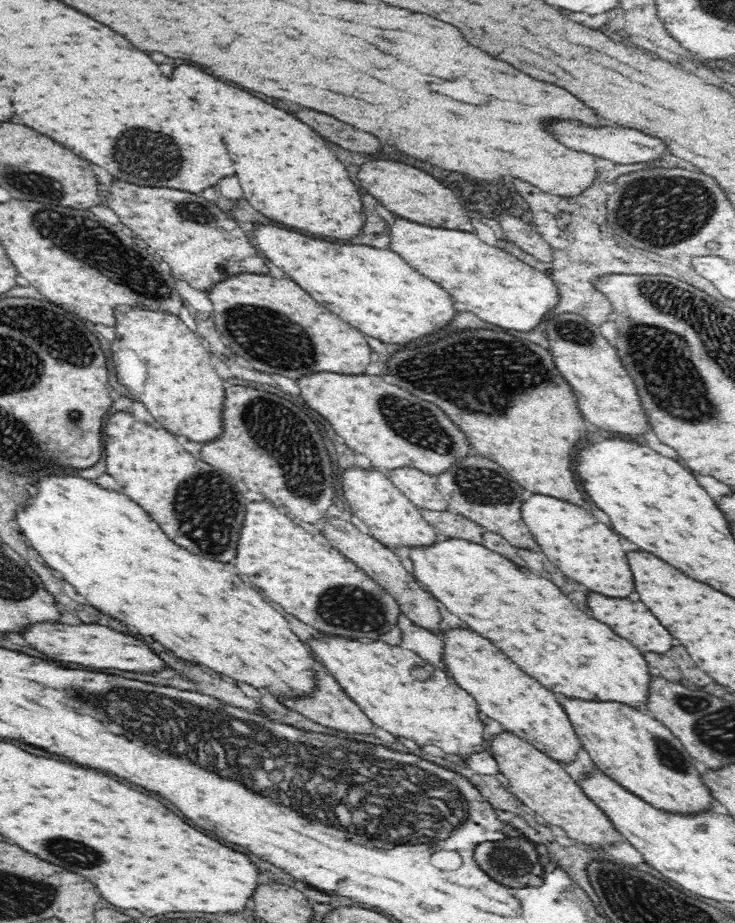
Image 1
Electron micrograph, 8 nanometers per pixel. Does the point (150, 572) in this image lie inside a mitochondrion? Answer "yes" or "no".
no

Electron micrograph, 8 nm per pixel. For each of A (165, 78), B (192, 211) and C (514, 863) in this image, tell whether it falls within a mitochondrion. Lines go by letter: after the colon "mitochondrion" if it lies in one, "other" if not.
A: other
B: mitochondrion
C: mitochondrion

